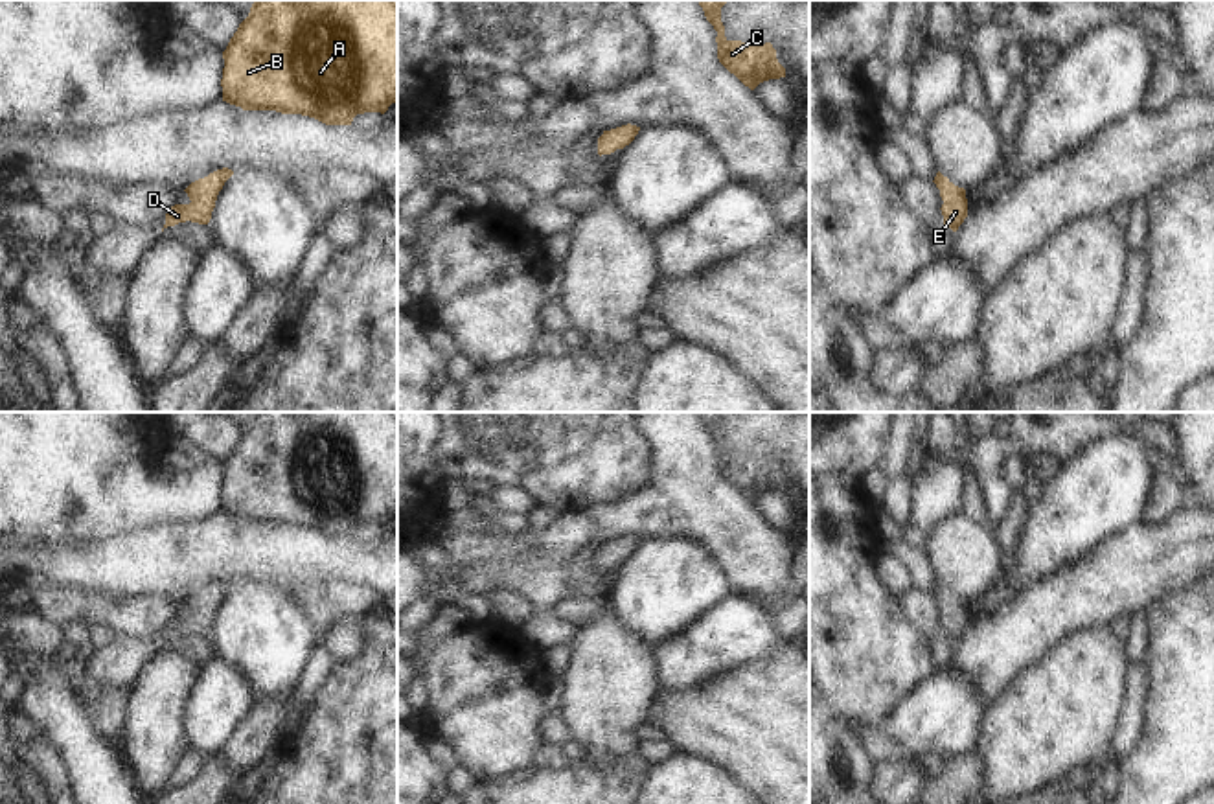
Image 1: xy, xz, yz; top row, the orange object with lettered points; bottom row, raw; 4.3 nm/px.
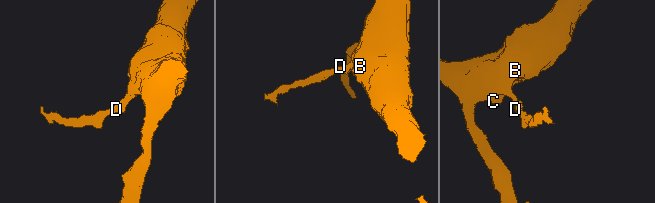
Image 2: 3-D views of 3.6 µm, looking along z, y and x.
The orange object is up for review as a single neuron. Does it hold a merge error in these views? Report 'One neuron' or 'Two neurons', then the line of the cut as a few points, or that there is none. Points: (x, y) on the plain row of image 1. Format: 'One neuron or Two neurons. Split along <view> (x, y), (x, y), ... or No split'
One neuron. No split.

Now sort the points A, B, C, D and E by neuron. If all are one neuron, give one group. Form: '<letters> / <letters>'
A B C D E

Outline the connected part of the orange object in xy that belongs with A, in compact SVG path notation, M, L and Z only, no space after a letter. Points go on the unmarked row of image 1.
M254 412L223 464L223 513L243 523L302 526L351 537L357 526L384 526L397 513L397 412Z

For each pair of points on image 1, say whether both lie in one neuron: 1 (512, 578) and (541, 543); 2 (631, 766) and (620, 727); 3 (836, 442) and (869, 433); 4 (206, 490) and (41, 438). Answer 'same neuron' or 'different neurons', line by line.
1: different neurons
2: different neurons
3: same neuron
4: same neuron

